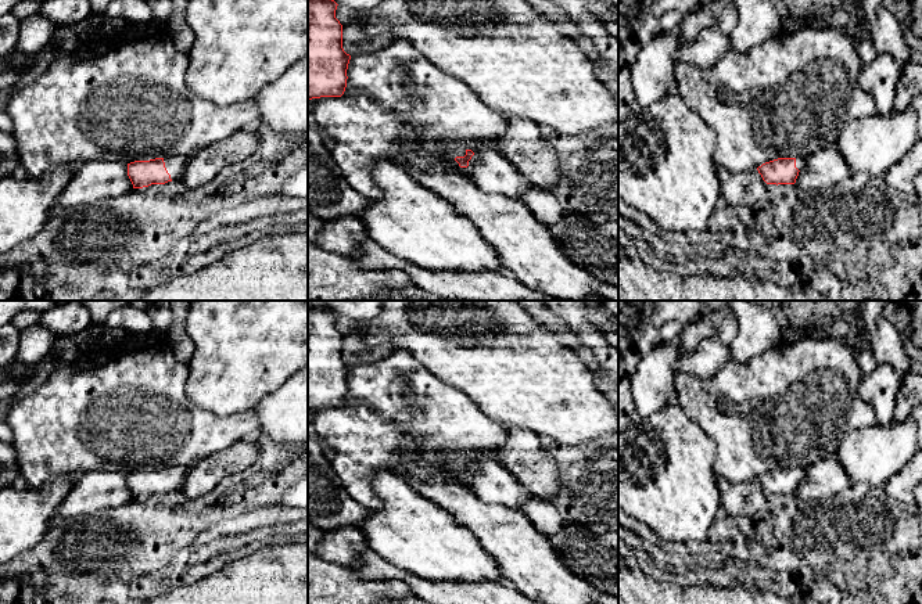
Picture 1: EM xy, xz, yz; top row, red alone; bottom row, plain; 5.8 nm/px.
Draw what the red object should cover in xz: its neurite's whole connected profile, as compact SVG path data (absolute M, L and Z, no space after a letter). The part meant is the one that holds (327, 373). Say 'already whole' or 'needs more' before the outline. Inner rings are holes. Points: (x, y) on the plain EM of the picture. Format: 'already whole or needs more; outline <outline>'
already whole; outline M308 301L308 409L341 407L351 366L342 359L337 313Z

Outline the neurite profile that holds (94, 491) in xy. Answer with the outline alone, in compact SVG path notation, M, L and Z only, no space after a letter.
M87 471L78 475L53 522L61 518L89 515L132 503L128 474L119 471Z

